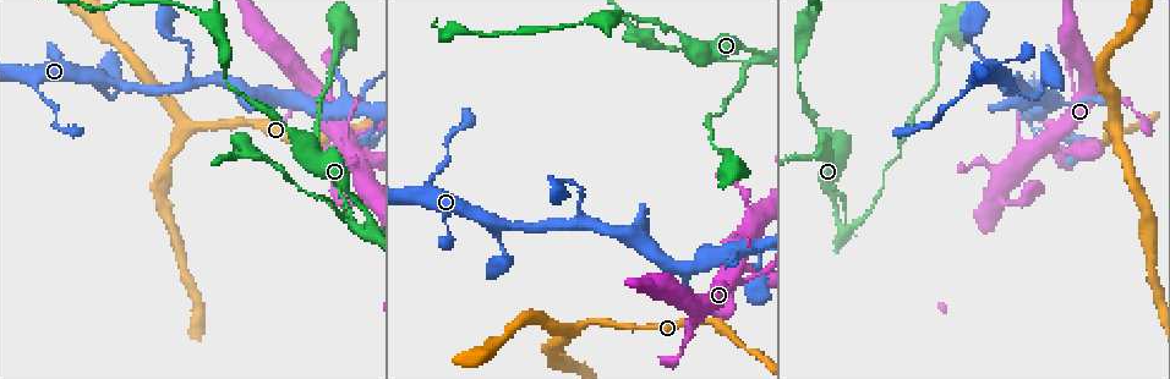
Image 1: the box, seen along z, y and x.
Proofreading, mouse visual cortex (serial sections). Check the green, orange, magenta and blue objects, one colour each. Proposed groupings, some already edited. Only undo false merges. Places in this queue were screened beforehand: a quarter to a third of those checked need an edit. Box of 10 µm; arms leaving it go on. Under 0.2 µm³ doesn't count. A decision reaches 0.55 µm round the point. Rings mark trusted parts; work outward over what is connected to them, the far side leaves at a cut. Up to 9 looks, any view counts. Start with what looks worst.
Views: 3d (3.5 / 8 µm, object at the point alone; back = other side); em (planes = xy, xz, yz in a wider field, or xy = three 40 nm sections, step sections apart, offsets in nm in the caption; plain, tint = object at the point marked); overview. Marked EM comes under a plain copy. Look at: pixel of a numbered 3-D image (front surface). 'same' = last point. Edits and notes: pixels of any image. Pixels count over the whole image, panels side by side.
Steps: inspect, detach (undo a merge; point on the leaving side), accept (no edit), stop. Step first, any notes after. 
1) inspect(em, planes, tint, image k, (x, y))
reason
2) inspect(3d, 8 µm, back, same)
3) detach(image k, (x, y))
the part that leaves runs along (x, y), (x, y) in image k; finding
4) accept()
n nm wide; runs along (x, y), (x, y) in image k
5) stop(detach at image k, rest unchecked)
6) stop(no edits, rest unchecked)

inspect(3d, 8 µm, back, image 1, (746, 65))
small branch off a trunk

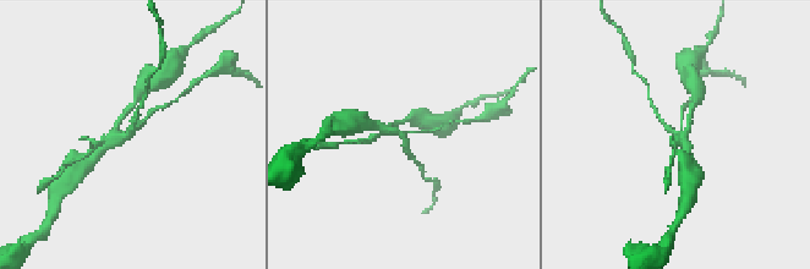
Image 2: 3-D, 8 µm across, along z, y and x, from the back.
inspect(3d, 3.5 µm, same)
zoom in

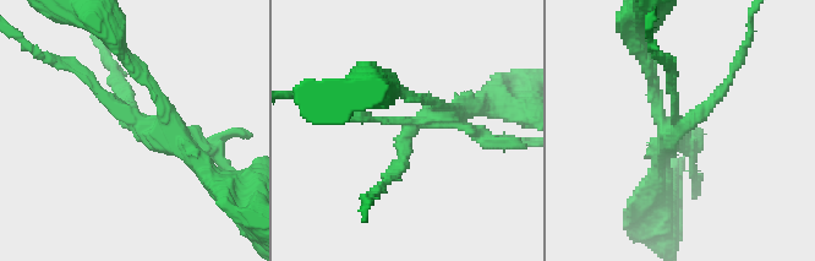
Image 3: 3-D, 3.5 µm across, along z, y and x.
inspect(em, xy, step 2, tint, image 3, (140, 126))
4 arms; arms of 100, 150, 150, 300 nm

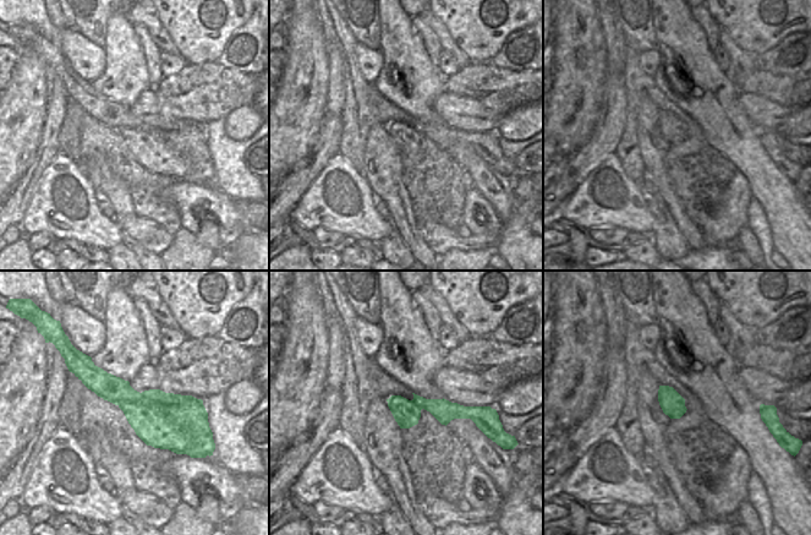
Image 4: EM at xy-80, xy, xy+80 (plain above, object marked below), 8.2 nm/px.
accept()
runs along (427, 101), (442, 110), (409, 130), (389, 177) in image 3; continuous, no second cell

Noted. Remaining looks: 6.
inspect(3d, 8 µm, image 1, (1072, 140))
abrupt turn

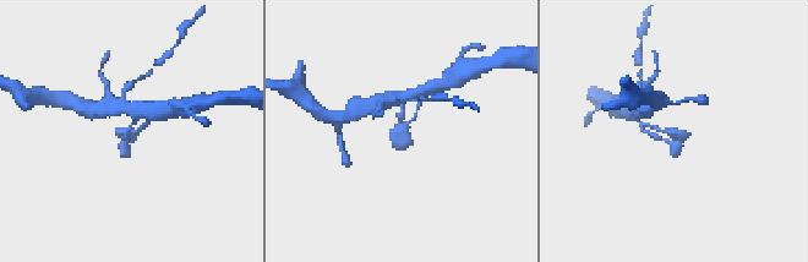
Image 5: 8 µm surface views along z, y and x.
inspect(3d, 3.5 µm, back, same)

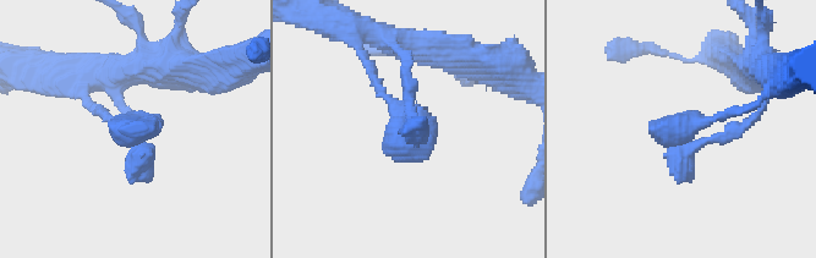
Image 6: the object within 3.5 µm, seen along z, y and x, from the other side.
inspect(em, planes, tint, image 6, (144, 136))

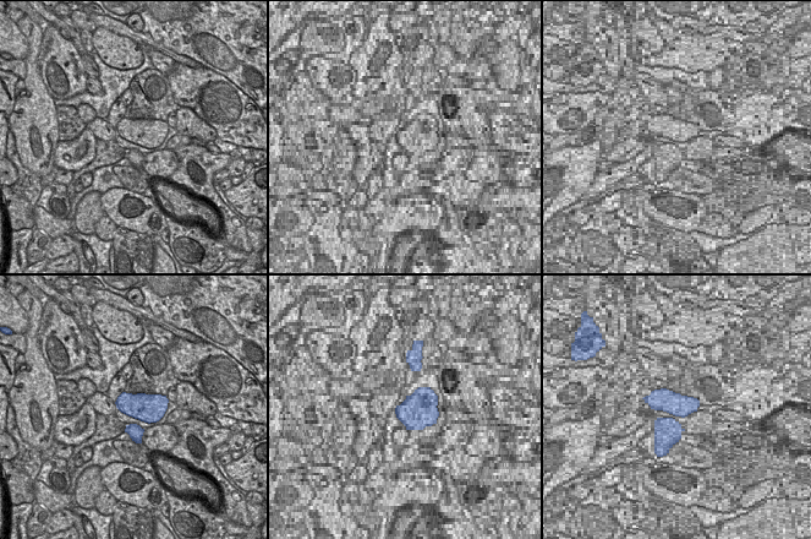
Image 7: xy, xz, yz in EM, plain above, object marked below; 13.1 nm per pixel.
accept()
400 nm wide; runs along (405, 64), (416, 133), (371, 80) in image 6; one cell here

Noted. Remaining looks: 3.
inspect(em, xy, step 5, tint, image 1, (679, 31))

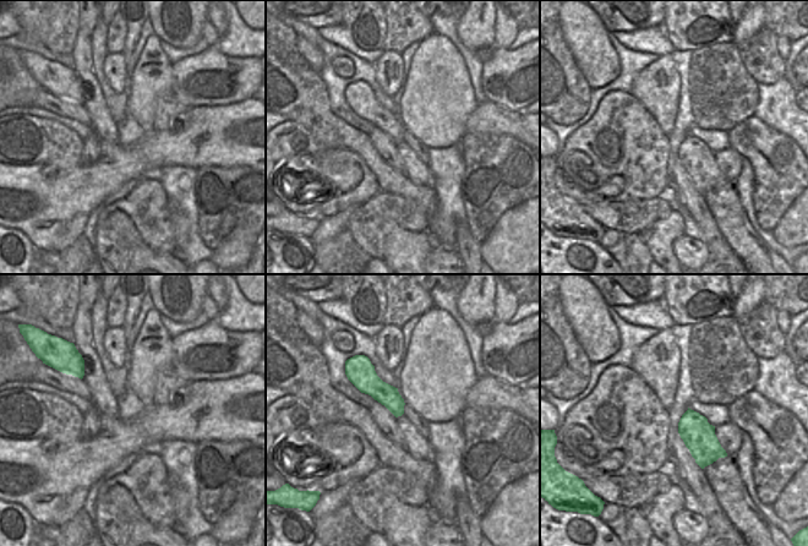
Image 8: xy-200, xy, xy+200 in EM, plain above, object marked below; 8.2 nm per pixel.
inspect(3d, 3.5 µm, same)
wider look

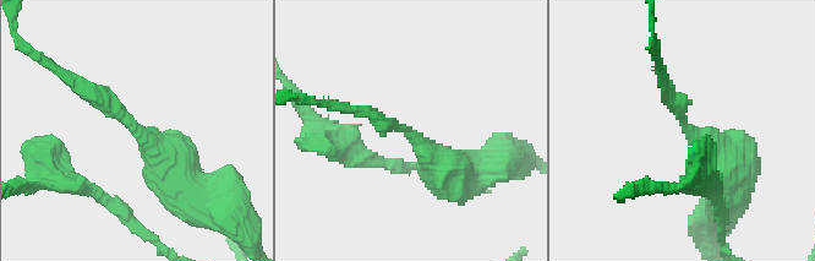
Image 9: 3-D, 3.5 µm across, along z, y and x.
accept()
runs along (180, 180), (109, 102), (67, 79) in image 9; continuous, no second cell

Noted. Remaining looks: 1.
stop(no edits, rest unchecked)

